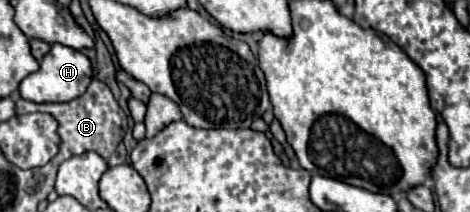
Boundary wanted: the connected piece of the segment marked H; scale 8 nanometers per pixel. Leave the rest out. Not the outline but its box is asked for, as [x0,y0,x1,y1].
[19,44,93,102]

